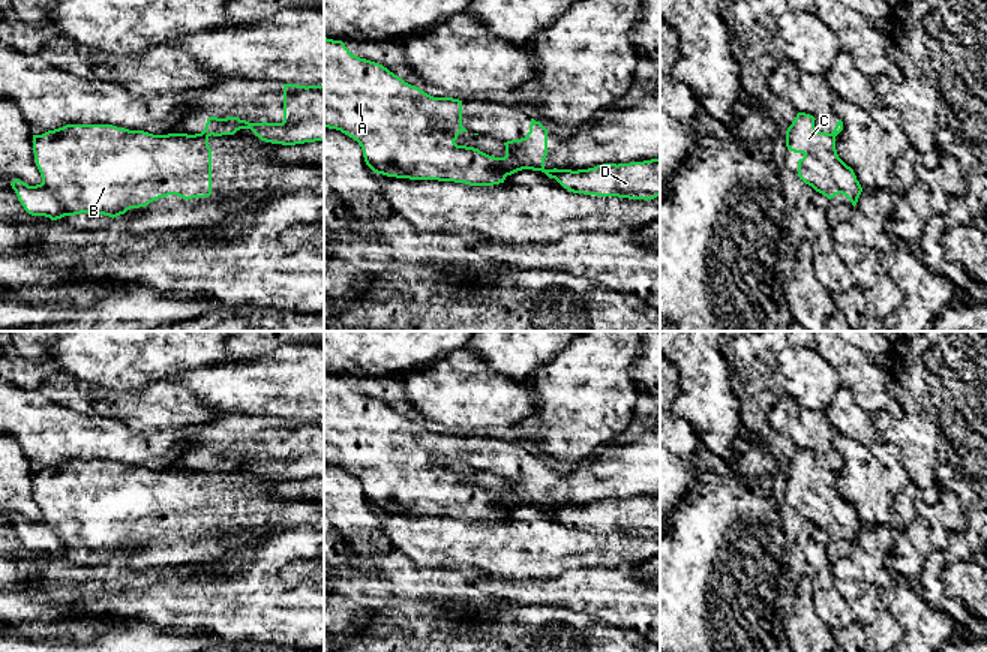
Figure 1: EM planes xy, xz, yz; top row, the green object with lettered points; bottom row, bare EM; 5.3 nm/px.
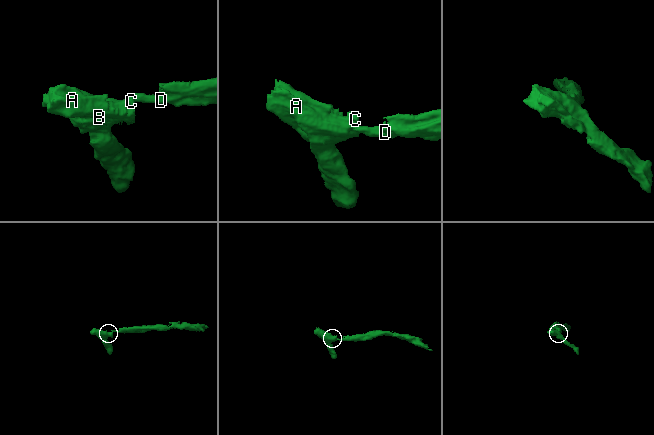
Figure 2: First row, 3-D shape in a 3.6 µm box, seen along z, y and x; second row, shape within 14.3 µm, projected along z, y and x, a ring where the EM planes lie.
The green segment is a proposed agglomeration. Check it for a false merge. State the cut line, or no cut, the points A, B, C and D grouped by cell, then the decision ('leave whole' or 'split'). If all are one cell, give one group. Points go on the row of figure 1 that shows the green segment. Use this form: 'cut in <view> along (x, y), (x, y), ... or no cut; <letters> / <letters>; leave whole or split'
cut in xy along (195, 134), (207, 137); A B C / D; split

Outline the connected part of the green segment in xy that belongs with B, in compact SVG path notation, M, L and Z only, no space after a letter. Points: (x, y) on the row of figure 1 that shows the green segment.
M66 124L42 135L33 135L33 153L42 183L28 186L18 178L10 183L18 201L32 216L57 220L64 216L87 213L114 219L130 208L146 207L168 195L177 195L183 199L212 195L212 148L207 135L153 135L112 124Z

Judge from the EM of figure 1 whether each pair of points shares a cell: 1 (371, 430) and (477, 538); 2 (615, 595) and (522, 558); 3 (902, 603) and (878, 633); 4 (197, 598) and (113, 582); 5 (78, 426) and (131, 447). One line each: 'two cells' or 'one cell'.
1: two cells
2: two cells
3: two cells
4: two cells
5: one cell

